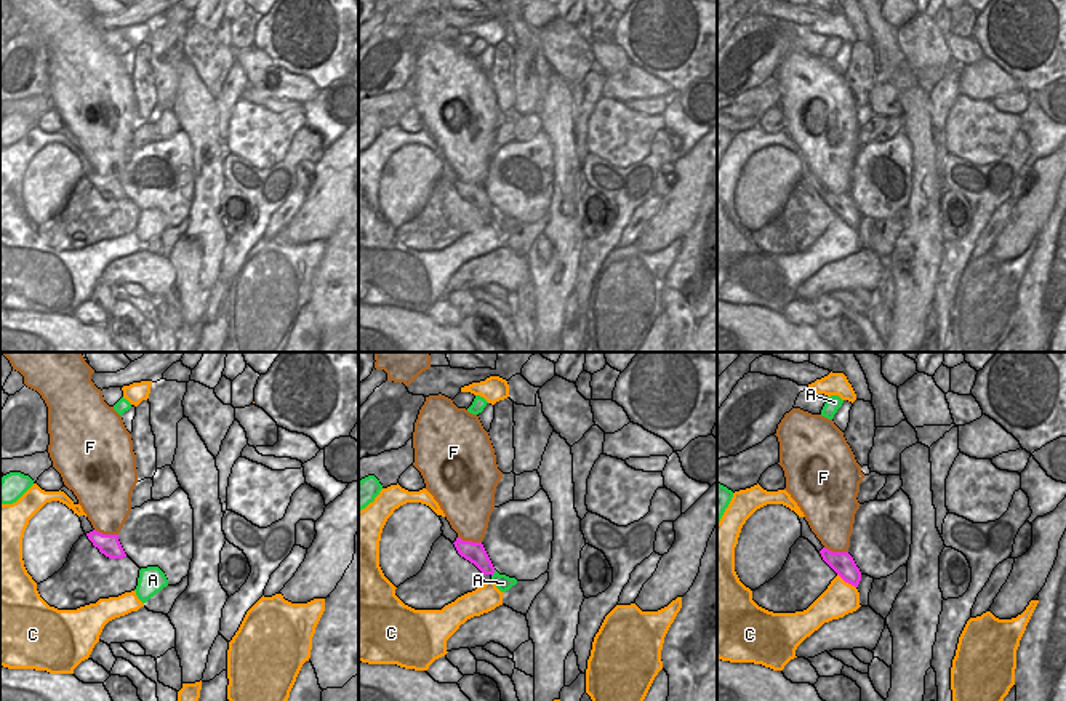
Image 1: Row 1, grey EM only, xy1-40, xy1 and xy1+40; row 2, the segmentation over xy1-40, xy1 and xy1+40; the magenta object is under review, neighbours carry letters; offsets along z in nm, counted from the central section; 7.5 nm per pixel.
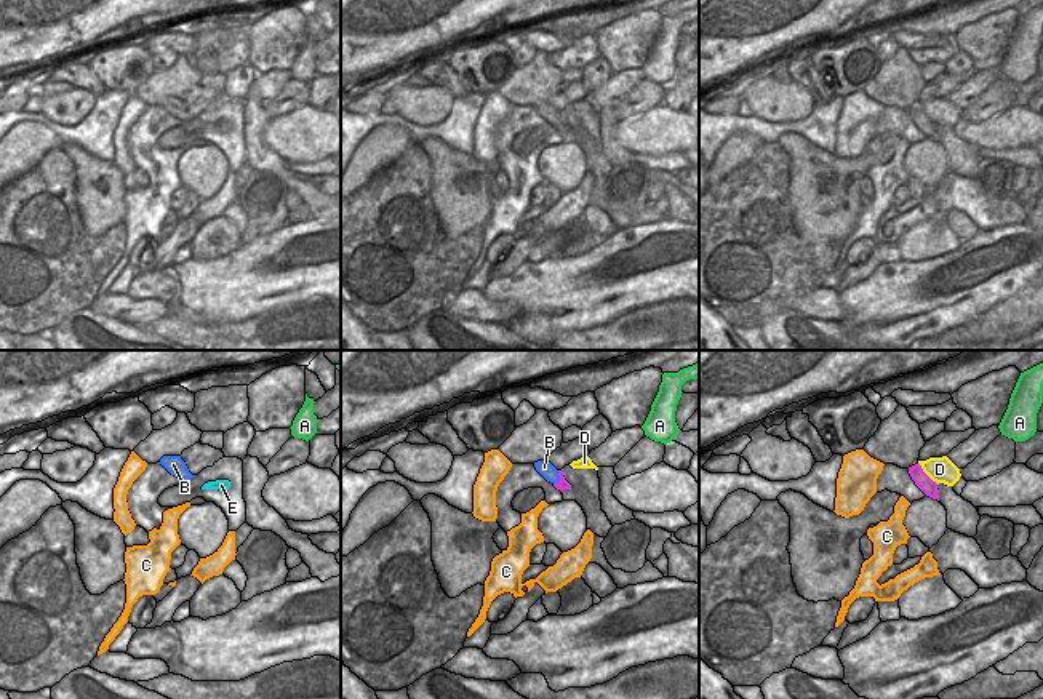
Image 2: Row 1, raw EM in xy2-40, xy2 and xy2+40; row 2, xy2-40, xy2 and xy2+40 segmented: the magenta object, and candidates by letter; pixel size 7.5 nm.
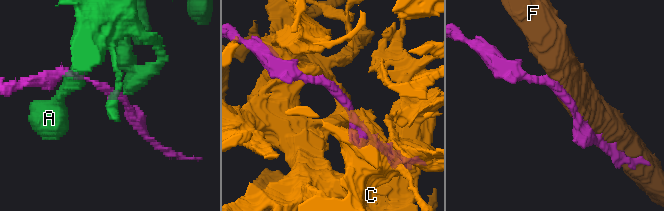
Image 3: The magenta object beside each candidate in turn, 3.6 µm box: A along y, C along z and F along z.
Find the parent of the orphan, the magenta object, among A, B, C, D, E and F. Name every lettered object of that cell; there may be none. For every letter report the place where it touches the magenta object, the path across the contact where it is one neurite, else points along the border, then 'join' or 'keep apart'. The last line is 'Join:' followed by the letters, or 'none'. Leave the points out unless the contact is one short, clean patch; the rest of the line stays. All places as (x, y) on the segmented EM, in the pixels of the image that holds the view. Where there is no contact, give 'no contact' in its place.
A: contact xy1 (493, 572); keep apart
B: contact xy2 (560, 477); way xy2 (562, 485), (560, 477), (552, 475), (544, 467); join
C: contact xy1+40 (847, 581); keep apart
D: contact xy2+40 (925, 474); border xy2+40 (919, 463), (938, 483); keep apart
E: no contact; keep apart
F: contact xy1-40 (106, 535); keep apart
Join: B

